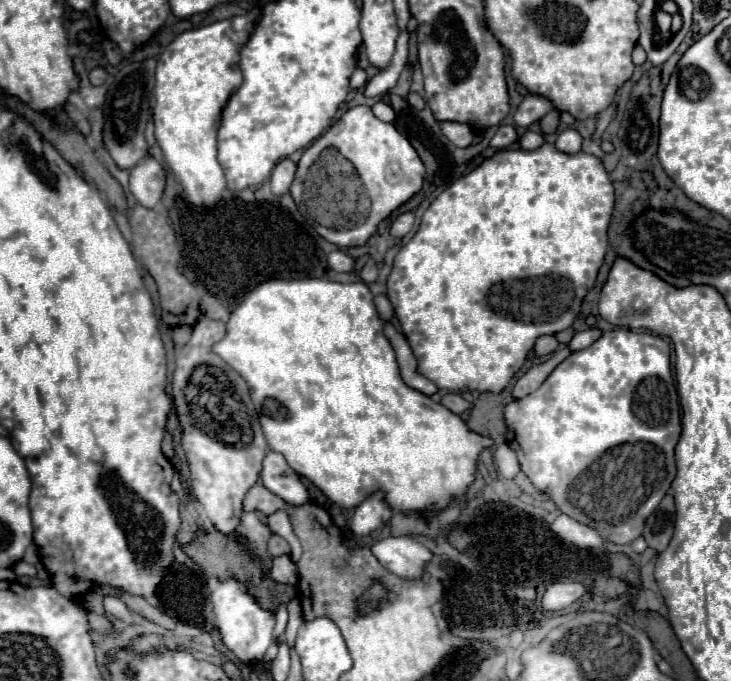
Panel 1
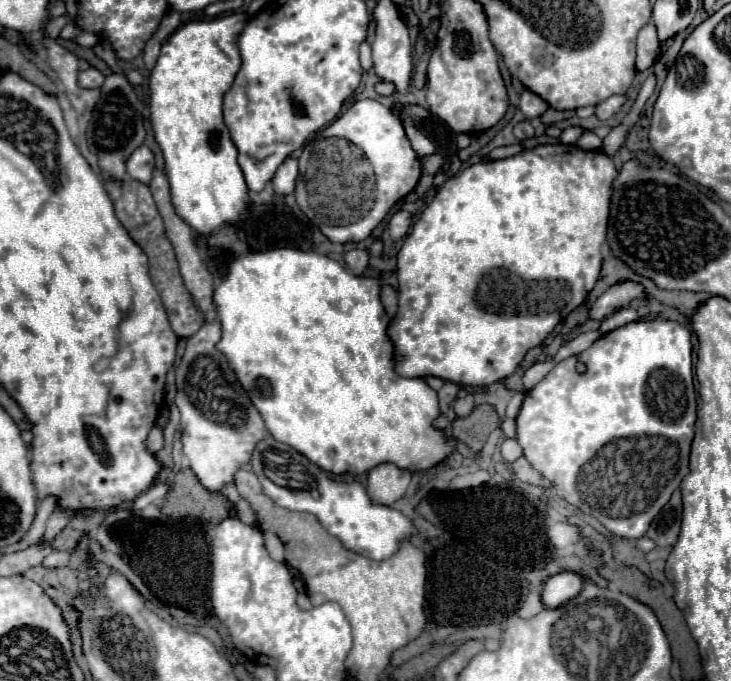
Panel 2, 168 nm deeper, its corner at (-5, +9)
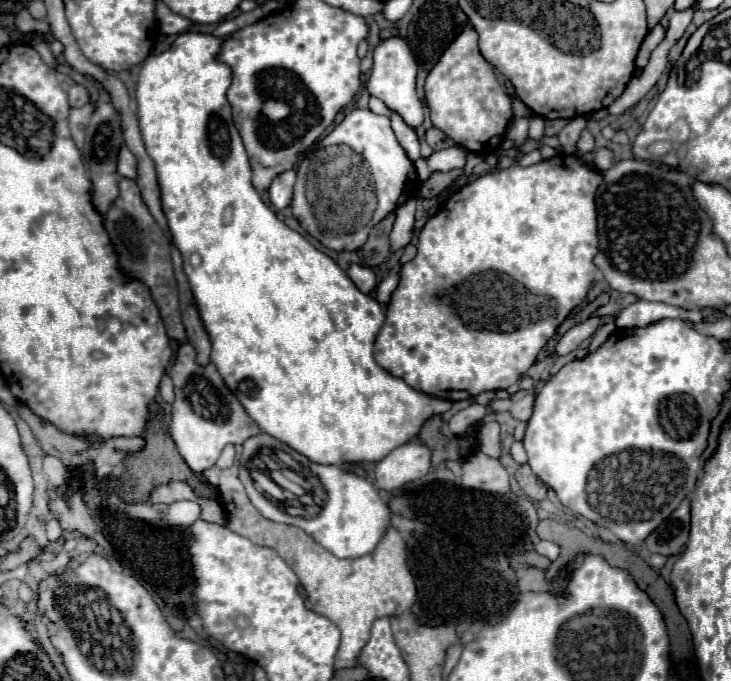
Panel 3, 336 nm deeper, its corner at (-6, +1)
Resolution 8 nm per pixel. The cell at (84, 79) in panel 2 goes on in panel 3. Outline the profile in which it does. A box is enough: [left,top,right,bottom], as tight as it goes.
[67,85,89,107]

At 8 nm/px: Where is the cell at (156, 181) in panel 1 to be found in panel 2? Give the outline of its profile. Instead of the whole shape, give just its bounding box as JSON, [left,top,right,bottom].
[126,145,156,185]

